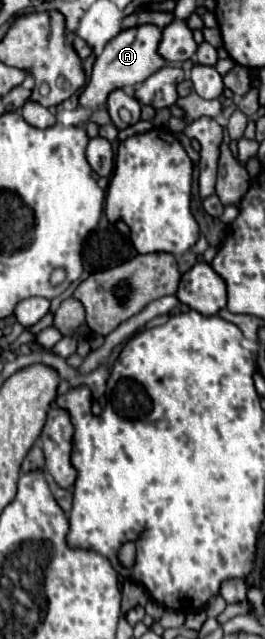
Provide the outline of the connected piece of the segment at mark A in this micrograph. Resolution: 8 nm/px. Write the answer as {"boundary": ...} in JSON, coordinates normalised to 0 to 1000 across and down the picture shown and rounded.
{"boundary":[[[521,39],[475,49],[453,49],[385,80],[385,86],[362,92],[347,105],[340,127],[325,139],[294,152],[294,164],[317,171],[370,171],[400,161],[408,149],[430,139],[460,139],[483,133],[536,130],[558,124],[581,111],[596,111],[626,95],[596,86],[596,61],[611,61],[611,49],[589,39]]]}

